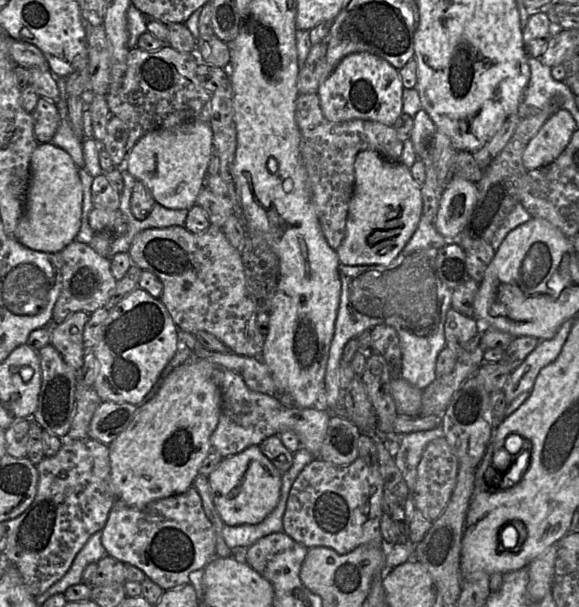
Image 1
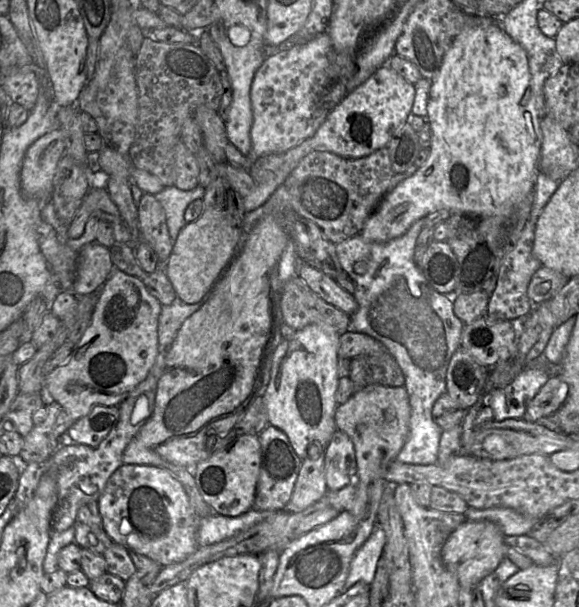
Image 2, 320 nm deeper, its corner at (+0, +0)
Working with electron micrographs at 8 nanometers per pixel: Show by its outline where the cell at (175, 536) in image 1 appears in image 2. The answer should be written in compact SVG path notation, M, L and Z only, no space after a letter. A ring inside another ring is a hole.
M122 464L108 479L98 500L102 527L112 541L129 551L143 554L160 566L178 563L198 548L197 533L201 517L191 506L182 484L167 470L151 465Z

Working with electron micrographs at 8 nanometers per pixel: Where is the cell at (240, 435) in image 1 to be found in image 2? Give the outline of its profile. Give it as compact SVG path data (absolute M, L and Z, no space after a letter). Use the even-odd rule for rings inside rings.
M338 430L325 449L324 474L327 490L337 491L355 481L356 458L350 437Z

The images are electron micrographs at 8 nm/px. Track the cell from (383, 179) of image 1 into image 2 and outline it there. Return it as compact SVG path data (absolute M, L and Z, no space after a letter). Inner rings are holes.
M483 17L478 25L464 29L452 42L446 52L439 74L430 80L431 87L427 102L426 120L429 122L432 131L430 154L423 165L417 171L401 181L395 188L388 191L381 199L375 211L365 221L360 231L360 236L369 242L383 243L402 236L411 225L420 218L426 217L429 213L440 209L447 209L451 213L460 213L476 217L489 217L501 213L508 206L513 206L522 197L534 190L536 177L539 171L539 158L542 145L542 131L540 119L536 110L534 93L531 88L531 74L528 65L528 57L524 48L515 42L498 23L500 17Z

